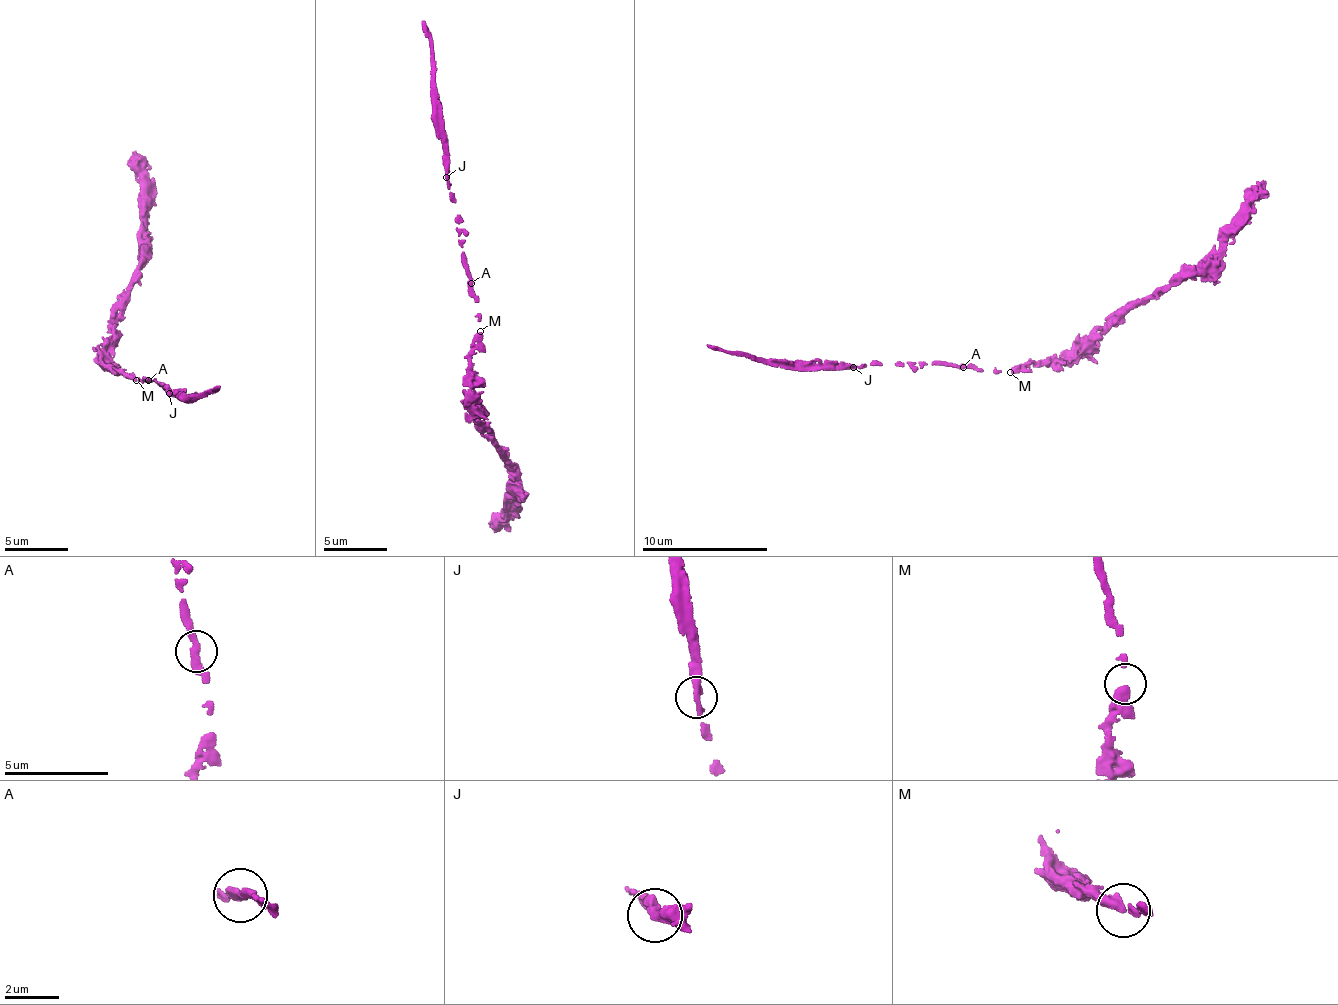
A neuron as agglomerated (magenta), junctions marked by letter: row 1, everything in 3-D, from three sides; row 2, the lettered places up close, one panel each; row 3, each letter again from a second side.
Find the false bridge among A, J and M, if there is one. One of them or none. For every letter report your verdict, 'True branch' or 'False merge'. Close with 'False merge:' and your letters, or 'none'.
A: True branch
J: True branch
M: True branch
False merge: none

